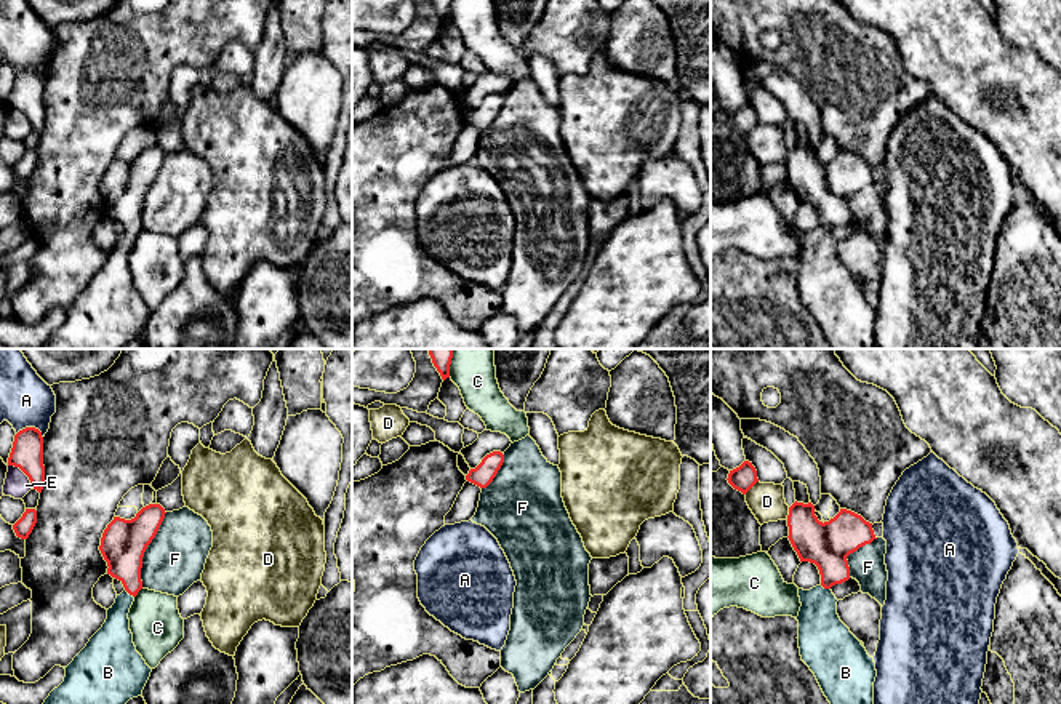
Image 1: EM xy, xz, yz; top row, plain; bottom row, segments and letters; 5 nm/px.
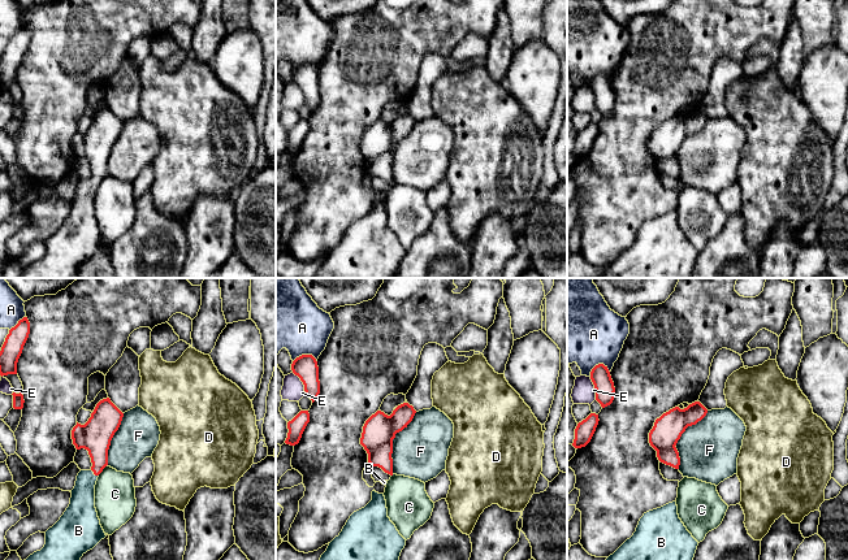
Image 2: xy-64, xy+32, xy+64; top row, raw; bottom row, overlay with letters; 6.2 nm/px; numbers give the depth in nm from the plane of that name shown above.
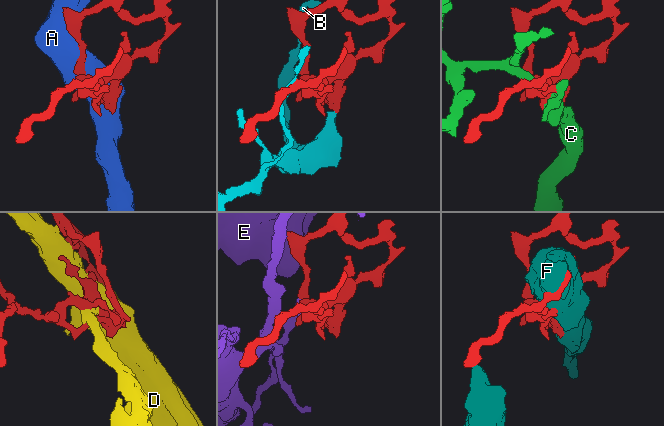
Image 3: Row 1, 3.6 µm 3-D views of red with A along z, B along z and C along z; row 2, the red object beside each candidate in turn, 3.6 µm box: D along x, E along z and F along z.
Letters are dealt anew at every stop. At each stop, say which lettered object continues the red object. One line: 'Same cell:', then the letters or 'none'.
Same cell: B

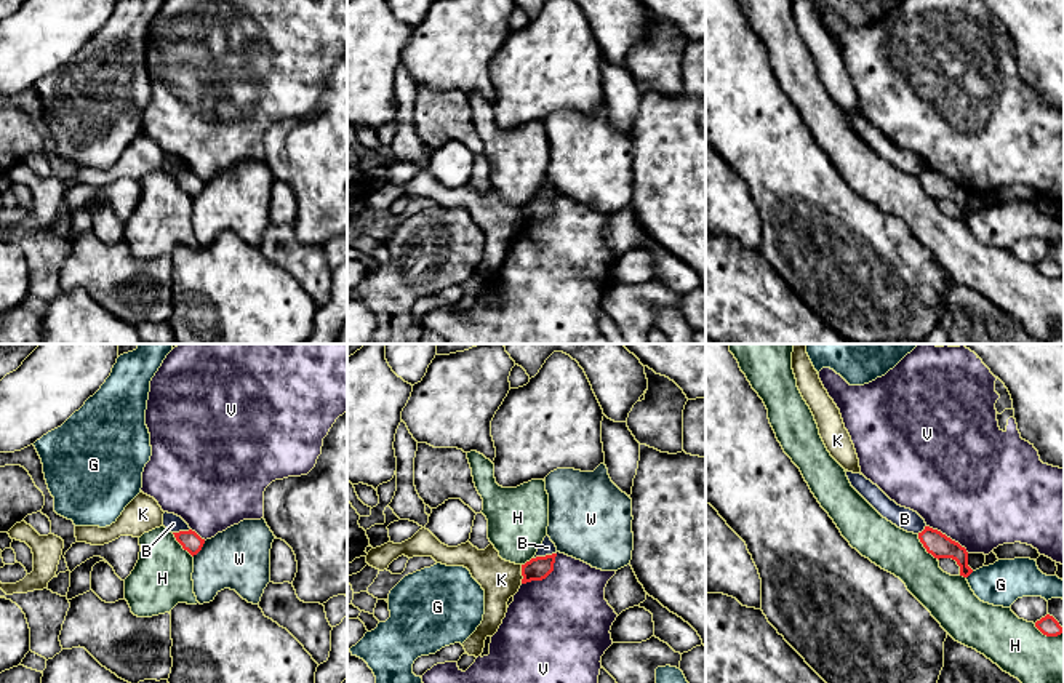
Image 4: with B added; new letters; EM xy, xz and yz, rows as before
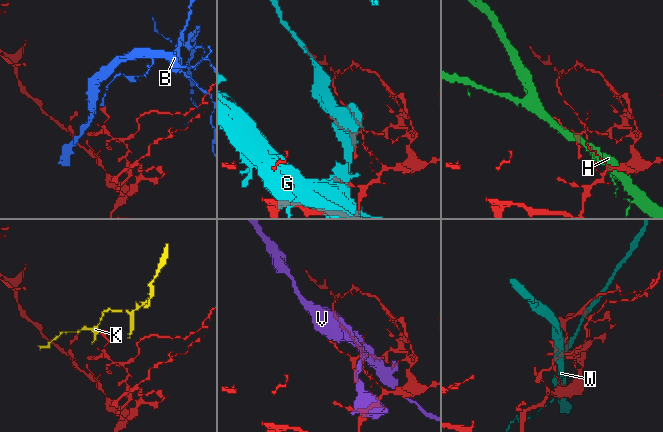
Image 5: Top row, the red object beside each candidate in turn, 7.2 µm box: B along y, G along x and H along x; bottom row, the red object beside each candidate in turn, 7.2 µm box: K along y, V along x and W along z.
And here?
Same cell: none

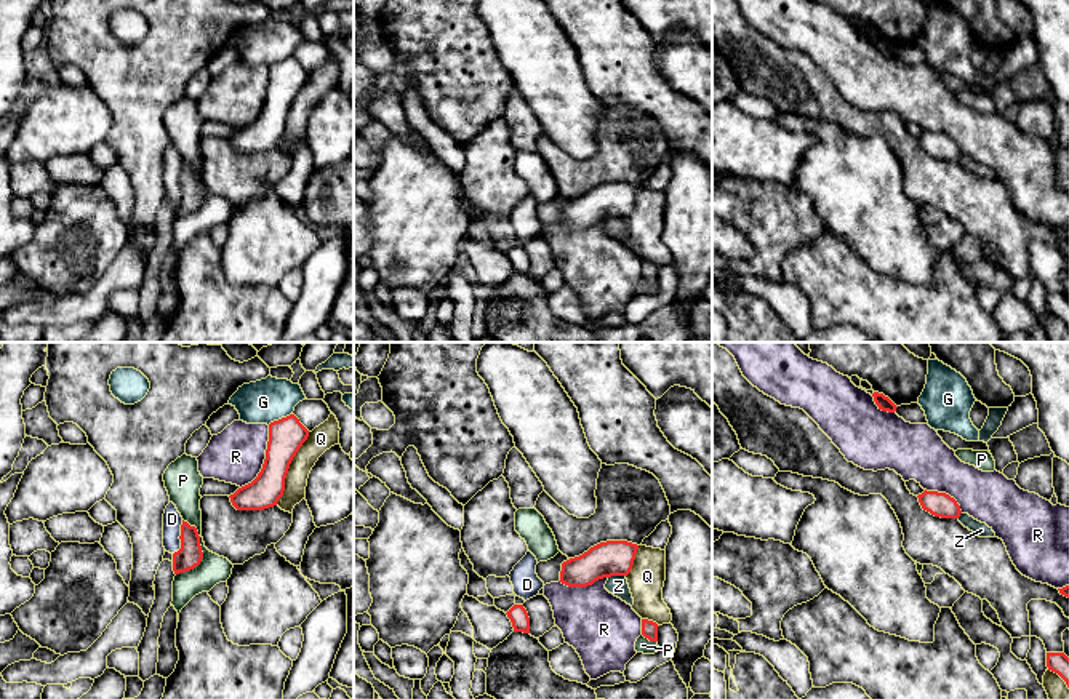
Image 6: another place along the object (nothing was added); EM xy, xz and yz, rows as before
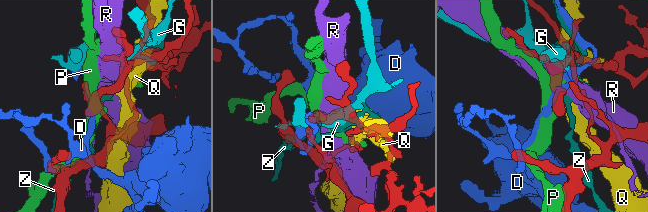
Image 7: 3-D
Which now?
Same cell: none

